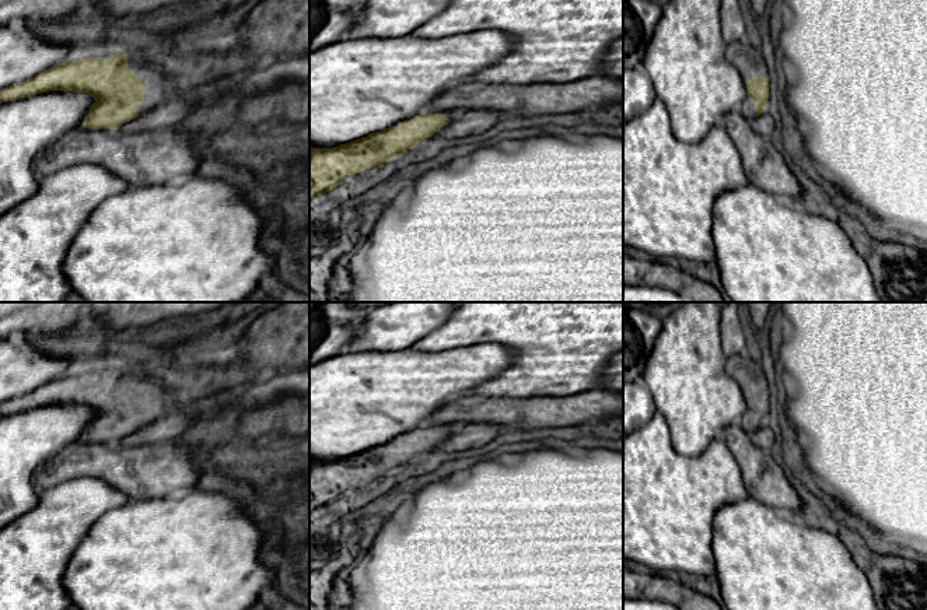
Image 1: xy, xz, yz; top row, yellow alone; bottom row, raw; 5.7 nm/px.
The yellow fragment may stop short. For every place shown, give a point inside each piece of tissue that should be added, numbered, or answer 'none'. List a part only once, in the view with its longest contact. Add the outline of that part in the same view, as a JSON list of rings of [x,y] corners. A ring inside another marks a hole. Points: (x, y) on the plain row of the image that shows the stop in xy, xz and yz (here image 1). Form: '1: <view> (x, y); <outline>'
1: xy (277, 340); [[[286,302],[259,312],[251,323],[245,339],[246,341],[241,346],[237,357],[228,364],[127,367],[127,382],[146,400],[139,428],[148,427],[158,418],[213,393],[253,385],[265,372],[280,374],[300,371],[304,367],[309,369],[309,302]]]

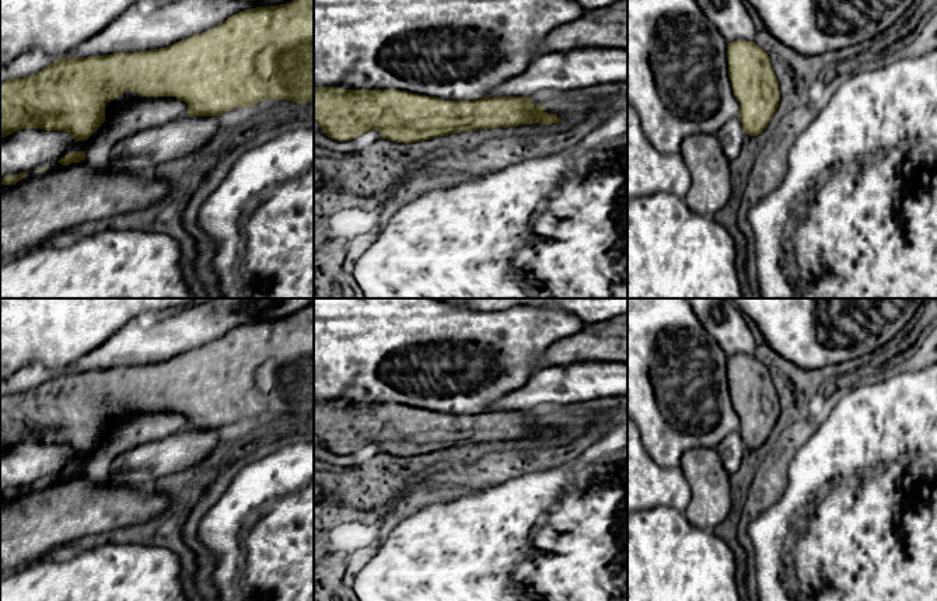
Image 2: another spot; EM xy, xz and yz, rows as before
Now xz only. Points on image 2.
none

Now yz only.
none

